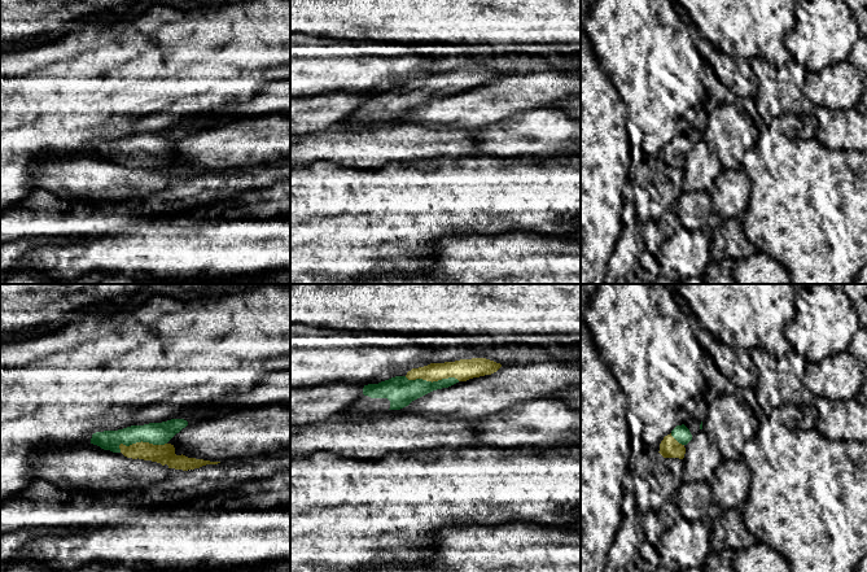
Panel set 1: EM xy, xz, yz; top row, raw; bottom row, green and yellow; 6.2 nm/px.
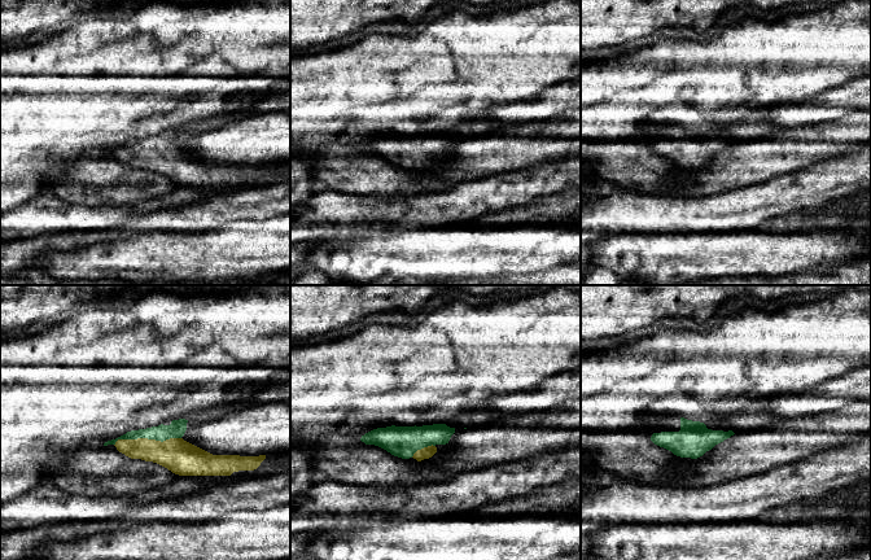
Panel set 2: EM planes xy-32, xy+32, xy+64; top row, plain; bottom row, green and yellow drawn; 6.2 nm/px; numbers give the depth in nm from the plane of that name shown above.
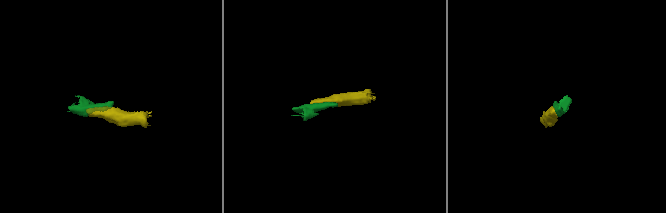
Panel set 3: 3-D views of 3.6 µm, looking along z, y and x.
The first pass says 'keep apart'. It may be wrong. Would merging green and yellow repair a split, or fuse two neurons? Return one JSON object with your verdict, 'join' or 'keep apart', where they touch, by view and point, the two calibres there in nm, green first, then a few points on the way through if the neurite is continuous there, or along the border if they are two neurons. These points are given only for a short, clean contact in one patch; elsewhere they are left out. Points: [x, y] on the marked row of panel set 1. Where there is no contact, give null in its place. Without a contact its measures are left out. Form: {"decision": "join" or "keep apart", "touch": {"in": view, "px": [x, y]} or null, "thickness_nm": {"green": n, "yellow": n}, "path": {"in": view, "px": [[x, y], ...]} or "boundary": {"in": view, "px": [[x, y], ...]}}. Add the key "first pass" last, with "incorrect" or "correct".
{"decision": "join", "touch": {"in": "xy", "px": [141, 440]}, "thickness_nm": {"green": 140, "yellow": 130}, "path": {"in": "xy", "px": [[158, 433], [150, 440], [141, 440], [148, 441], [165, 454]]}, "first pass": "incorrect"}

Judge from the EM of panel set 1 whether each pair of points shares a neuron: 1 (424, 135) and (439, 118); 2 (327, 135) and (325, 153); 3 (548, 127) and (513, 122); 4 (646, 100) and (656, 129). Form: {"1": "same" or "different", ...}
{"1": "different", "2": "same", "3": "same", "4": "same"}

